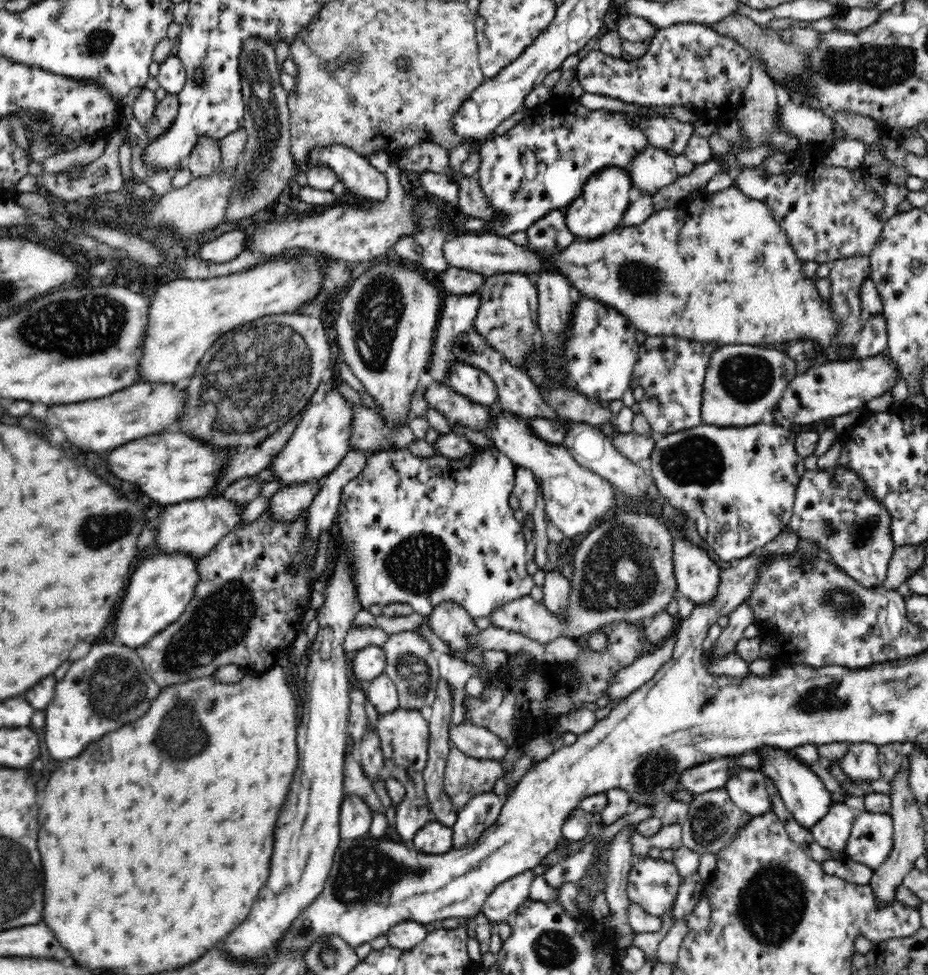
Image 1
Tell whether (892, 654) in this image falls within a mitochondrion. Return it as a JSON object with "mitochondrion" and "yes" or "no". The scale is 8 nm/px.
{"mitochondrion":"no"}

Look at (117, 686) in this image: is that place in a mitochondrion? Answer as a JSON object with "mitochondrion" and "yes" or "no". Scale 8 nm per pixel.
{"mitochondrion":"yes"}

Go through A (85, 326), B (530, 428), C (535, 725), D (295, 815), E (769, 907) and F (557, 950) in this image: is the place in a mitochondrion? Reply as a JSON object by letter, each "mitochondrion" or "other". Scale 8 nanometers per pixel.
{"A":"mitochondrion","B":"other","C":"other","D":"mitochondrion","E":"mitochondrion","F":"mitochondrion"}

